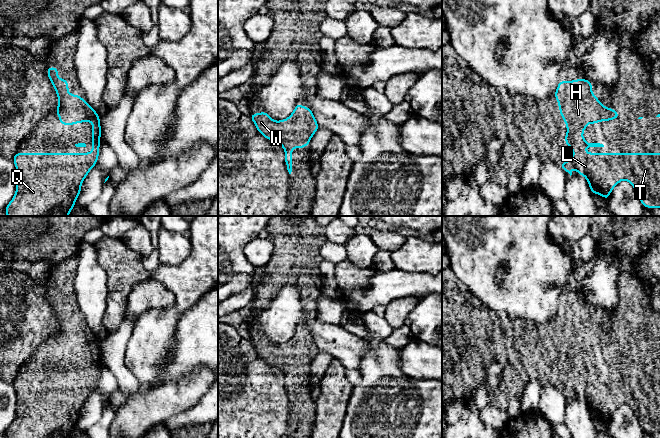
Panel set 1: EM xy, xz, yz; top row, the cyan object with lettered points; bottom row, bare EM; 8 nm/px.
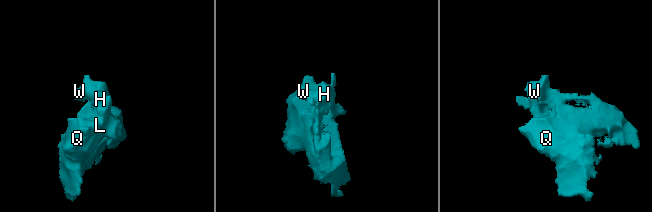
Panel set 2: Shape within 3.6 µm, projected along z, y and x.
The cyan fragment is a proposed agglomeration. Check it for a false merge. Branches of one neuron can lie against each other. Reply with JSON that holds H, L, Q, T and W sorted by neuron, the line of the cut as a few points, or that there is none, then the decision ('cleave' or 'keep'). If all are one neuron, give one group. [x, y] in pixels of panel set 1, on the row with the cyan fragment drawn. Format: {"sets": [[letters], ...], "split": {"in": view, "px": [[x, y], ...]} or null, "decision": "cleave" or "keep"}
{"sets": [["H", "L", "Q", "T", "W"]], "split": null, "decision": "keep"}

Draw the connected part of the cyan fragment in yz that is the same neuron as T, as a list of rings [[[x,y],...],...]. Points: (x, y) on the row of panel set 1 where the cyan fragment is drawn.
[[[587,79],[559,81],[553,96],[558,100],[561,118],[566,122],[566,146],[573,150],[572,159],[564,160],[560,167],[571,176],[574,165],[576,172],[587,179],[591,192],[603,196],[606,201],[614,187],[620,181],[627,180],[635,188],[644,207],[660,208],[660,153],[586,153],[586,147],[604,147],[600,143],[588,143],[583,138],[586,125],[611,121],[619,118],[620,114],[601,104],[592,94],[592,83]]]

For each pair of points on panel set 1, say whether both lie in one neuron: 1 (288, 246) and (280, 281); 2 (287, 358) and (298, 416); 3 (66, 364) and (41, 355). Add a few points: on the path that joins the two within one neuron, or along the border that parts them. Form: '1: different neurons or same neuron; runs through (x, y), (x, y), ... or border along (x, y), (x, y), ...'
1: same neuron; runs through (288, 255), (288, 263), (280, 272)
2: same neuron; runs through (297, 372), (298, 402)
3: same neuron; runs through (60, 364), (50, 364), (47, 361)

